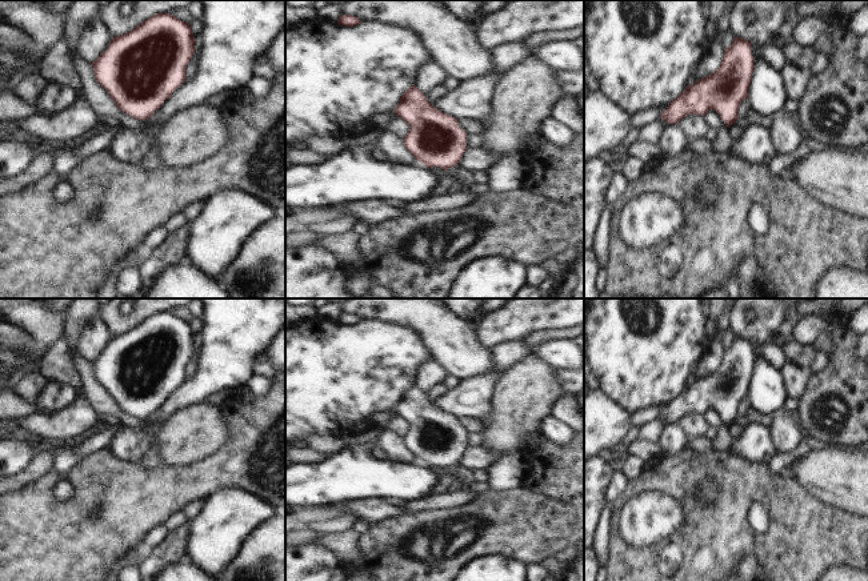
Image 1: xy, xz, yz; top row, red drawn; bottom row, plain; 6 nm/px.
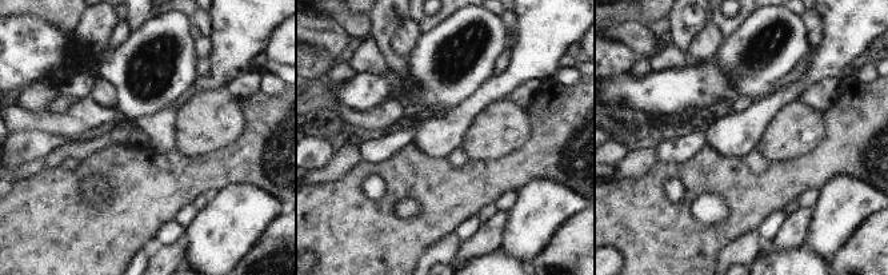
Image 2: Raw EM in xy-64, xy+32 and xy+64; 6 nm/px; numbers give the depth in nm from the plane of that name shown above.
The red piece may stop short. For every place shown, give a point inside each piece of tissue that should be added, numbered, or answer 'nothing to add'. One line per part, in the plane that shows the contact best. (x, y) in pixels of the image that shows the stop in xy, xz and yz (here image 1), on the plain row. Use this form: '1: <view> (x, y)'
nothing to add.

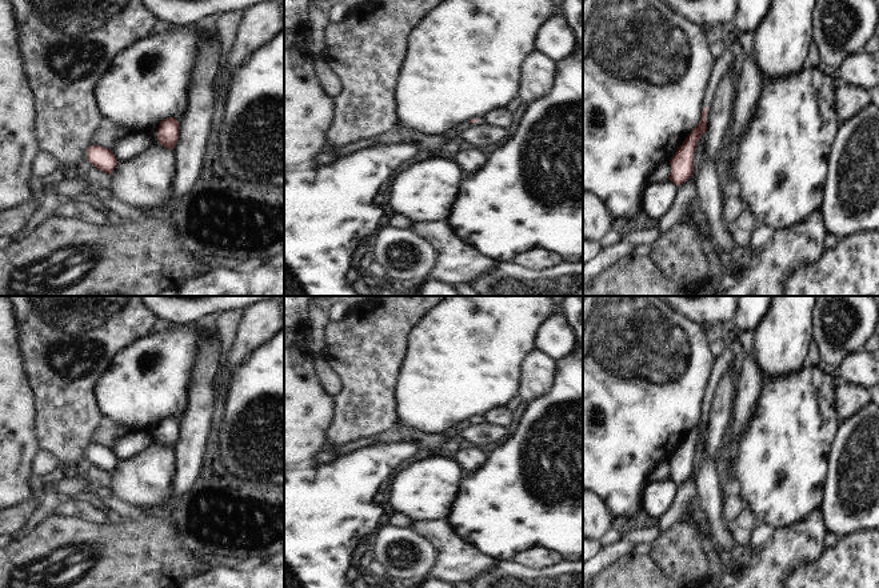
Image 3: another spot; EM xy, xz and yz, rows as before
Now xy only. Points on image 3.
nothing to add.

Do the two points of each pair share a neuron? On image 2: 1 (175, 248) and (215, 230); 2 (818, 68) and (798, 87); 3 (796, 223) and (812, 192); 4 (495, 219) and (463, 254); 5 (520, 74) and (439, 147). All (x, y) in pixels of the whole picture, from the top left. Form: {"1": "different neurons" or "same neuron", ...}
{"1": "different neurons", "2": "same neuron", "3": "different neurons", "4": "same neuron", "5": "same neuron"}

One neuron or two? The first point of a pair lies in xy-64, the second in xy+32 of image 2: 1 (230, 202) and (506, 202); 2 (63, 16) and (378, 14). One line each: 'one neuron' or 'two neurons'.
1: two neurons
2: two neurons

